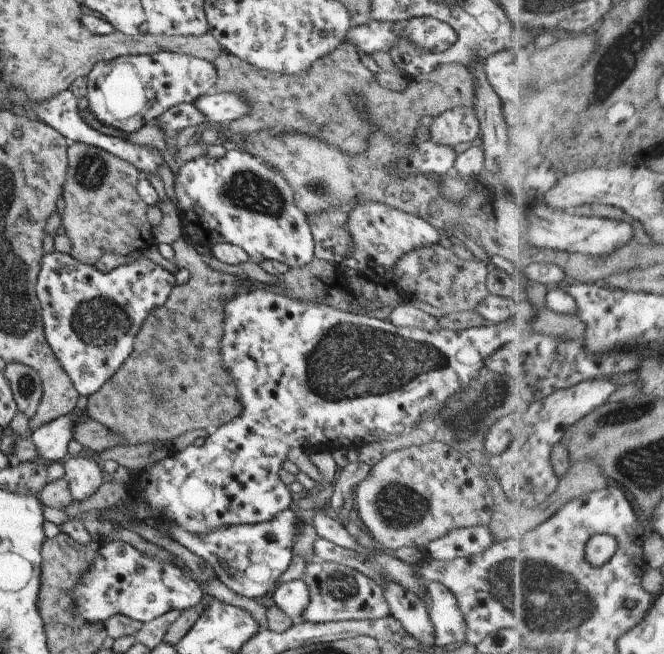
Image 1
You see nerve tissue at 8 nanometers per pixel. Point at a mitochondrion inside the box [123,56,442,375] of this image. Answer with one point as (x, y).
(249, 190)

